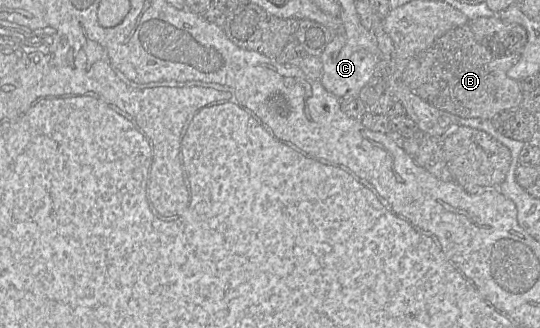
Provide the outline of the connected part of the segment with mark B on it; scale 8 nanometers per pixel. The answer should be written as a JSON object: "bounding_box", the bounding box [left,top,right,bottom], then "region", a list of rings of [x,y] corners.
{"bounding_box":[401,24,522,120],"region":[[[467,24],[448,31],[412,58],[401,80],[414,94],[437,109],[461,118],[492,120],[502,111],[522,108],[520,82],[507,75],[520,55],[520,52],[505,56],[492,53],[475,39]]]}

